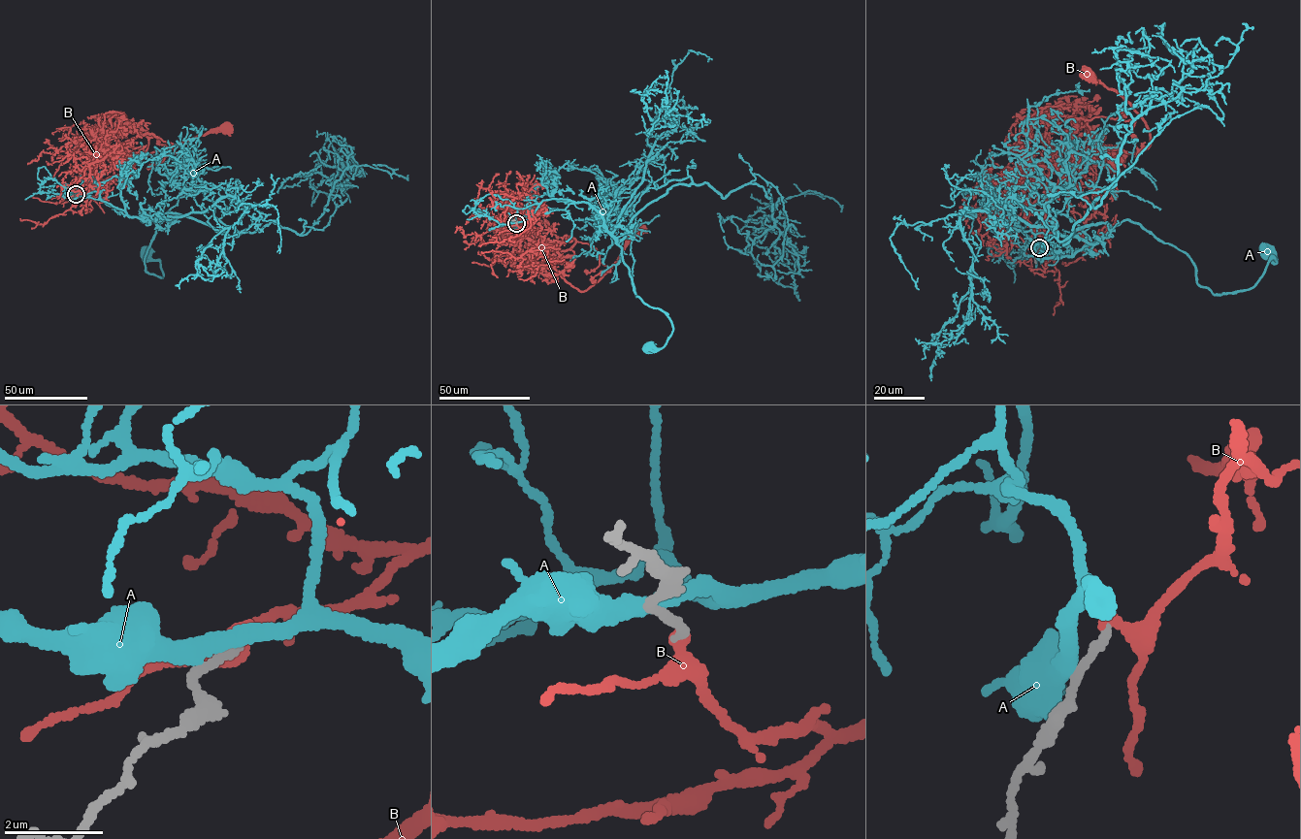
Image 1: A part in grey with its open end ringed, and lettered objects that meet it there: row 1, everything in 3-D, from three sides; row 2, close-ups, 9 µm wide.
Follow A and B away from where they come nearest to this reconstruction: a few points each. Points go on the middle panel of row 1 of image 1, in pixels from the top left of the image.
A: (515, 222), (544, 200), (589, 203), (620, 246), (635, 296), (669, 318), (666, 343), (649, 348)
B: (516, 223), (531, 222), (526, 237), (540, 244), (561, 277), (583, 292), (616, 262), (641, 228)

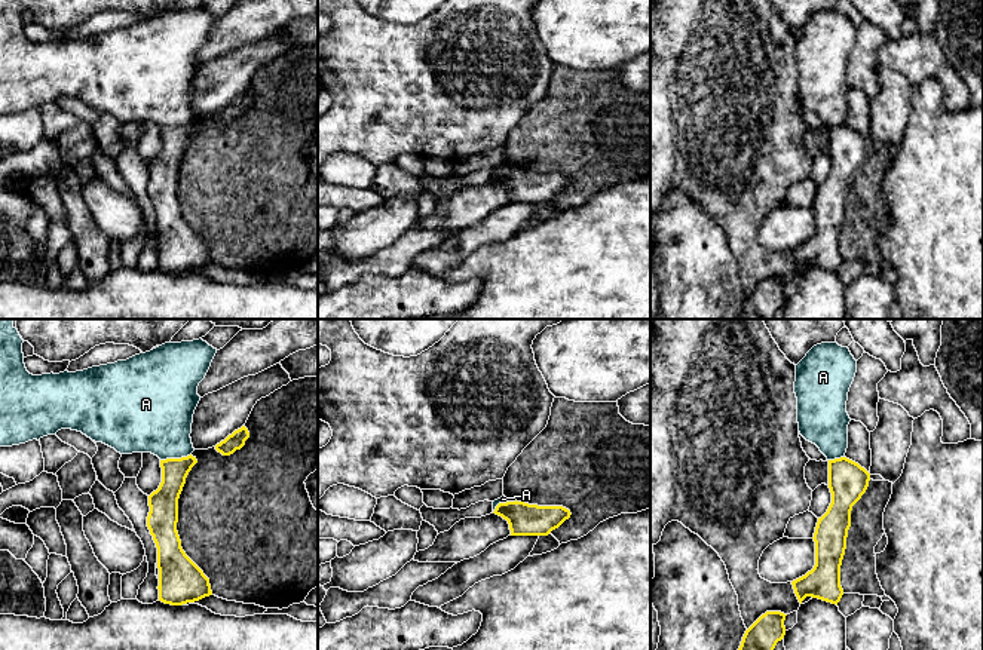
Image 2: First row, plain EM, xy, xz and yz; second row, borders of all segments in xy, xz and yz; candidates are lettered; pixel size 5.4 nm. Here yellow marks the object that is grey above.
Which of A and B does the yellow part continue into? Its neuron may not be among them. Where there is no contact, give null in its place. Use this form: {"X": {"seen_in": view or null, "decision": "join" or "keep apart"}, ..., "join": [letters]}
{"A": {"seen_in": "xy", "decision": "keep apart"}, "B": {"seen_in": null, "decision": "join"}, "join": ["B"]}

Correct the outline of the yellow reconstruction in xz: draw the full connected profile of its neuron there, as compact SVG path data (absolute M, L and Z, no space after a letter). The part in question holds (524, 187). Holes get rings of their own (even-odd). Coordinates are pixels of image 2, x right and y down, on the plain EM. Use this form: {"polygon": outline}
{"polygon": "M517 168L499 171L493 181L508 188L511 203L548 203L572 183L563 174L538 174Z"}

